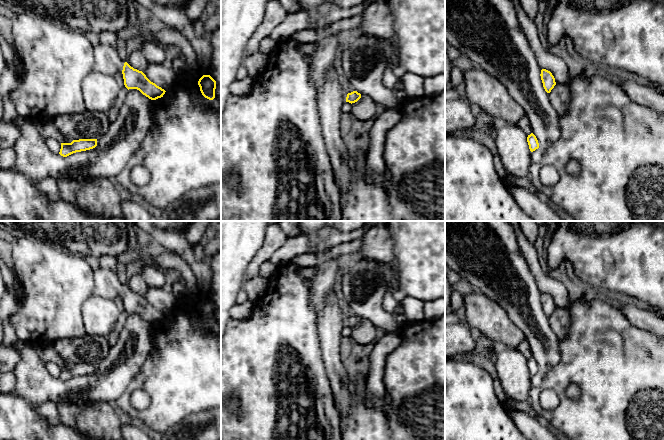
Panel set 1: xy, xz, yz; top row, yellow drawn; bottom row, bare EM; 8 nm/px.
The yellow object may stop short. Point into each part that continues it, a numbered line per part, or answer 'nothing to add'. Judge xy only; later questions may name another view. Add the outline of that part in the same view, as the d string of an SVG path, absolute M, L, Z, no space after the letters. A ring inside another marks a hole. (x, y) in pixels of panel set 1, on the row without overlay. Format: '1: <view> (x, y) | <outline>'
1: xy (107, 285) | M100 267L94 271L93 294L114 300L116 297L122 296L124 287L117 274L112 270Z

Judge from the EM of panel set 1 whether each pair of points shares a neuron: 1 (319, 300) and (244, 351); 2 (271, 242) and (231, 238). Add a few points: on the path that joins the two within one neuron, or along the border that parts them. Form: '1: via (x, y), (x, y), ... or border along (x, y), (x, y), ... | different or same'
1: border along (309, 282), (310, 303), (317, 315) | different
2: border along (266, 231), (264, 242), (251, 261) | different

